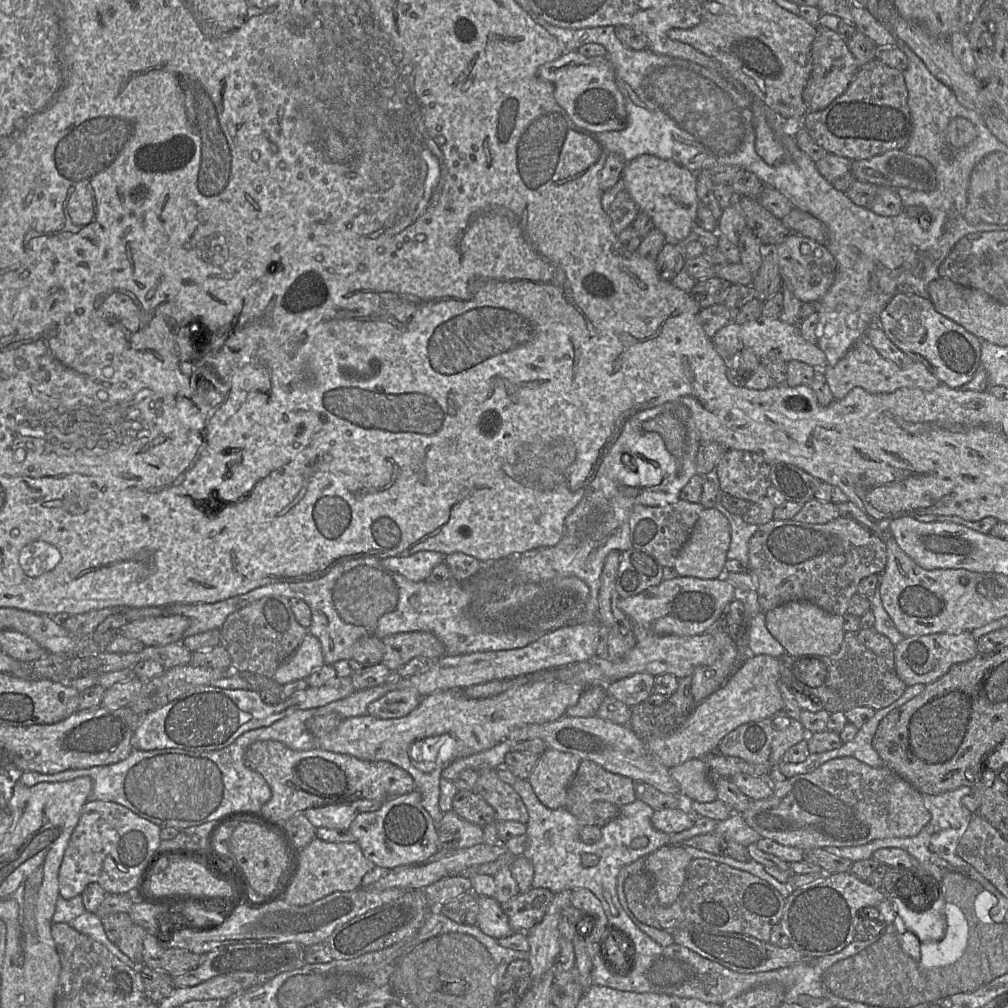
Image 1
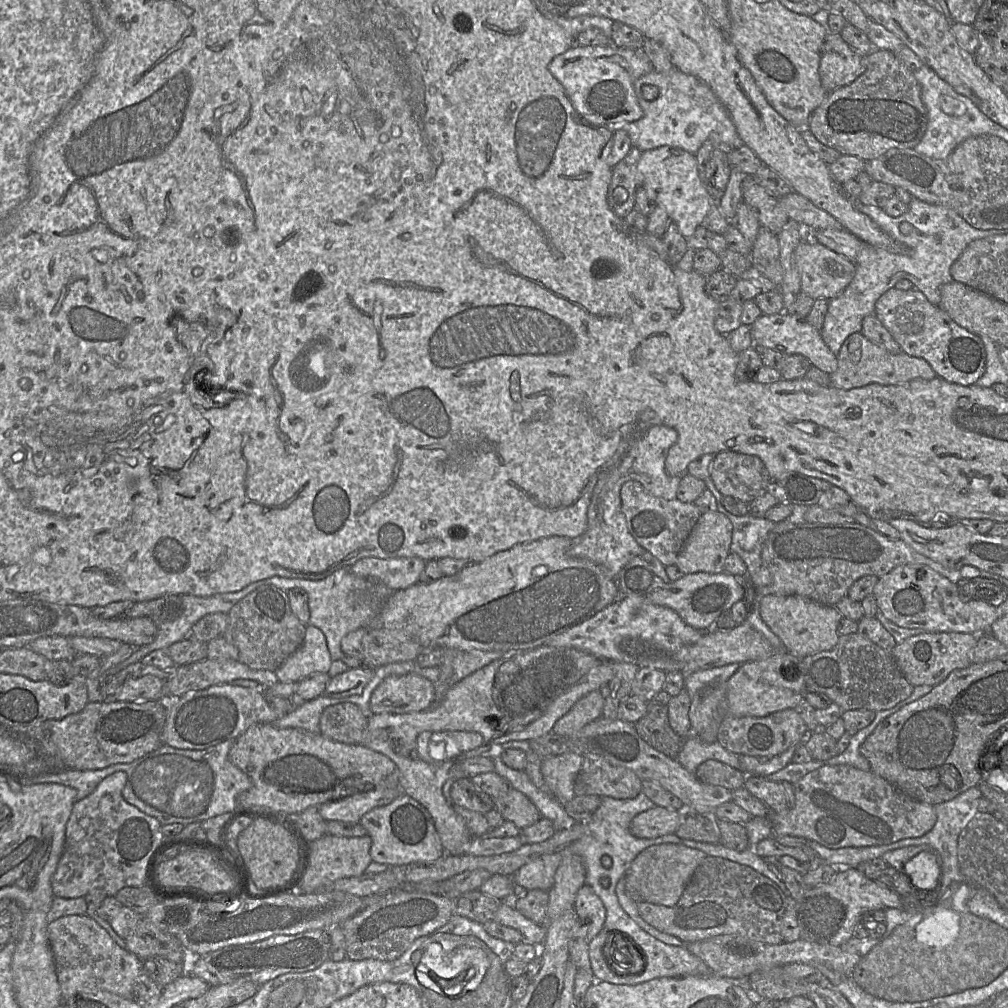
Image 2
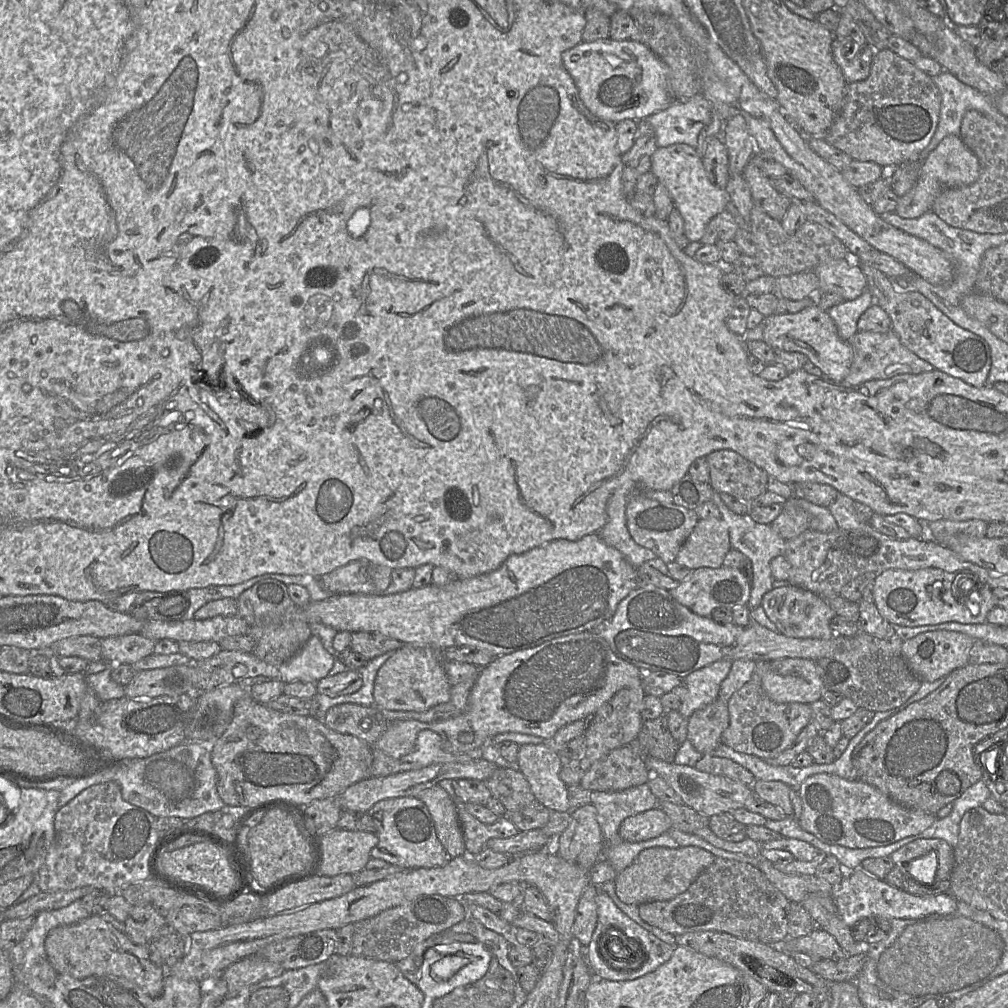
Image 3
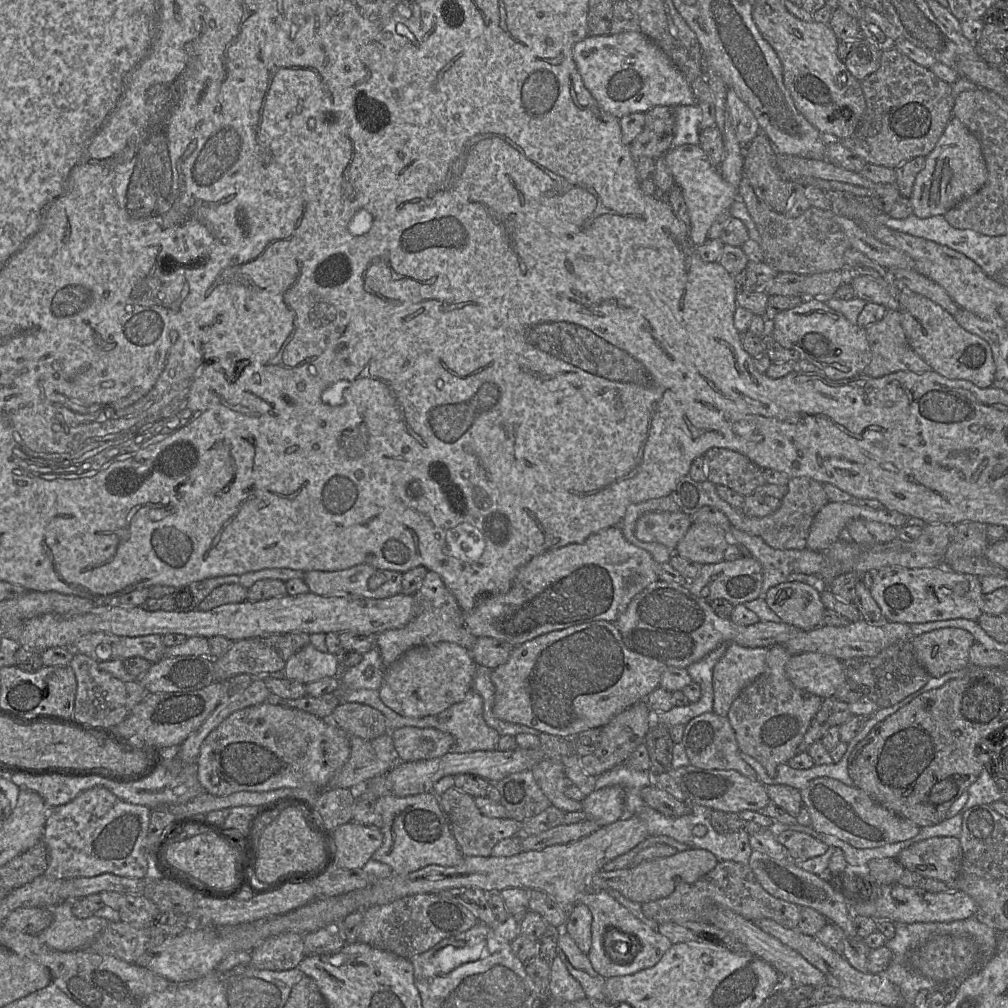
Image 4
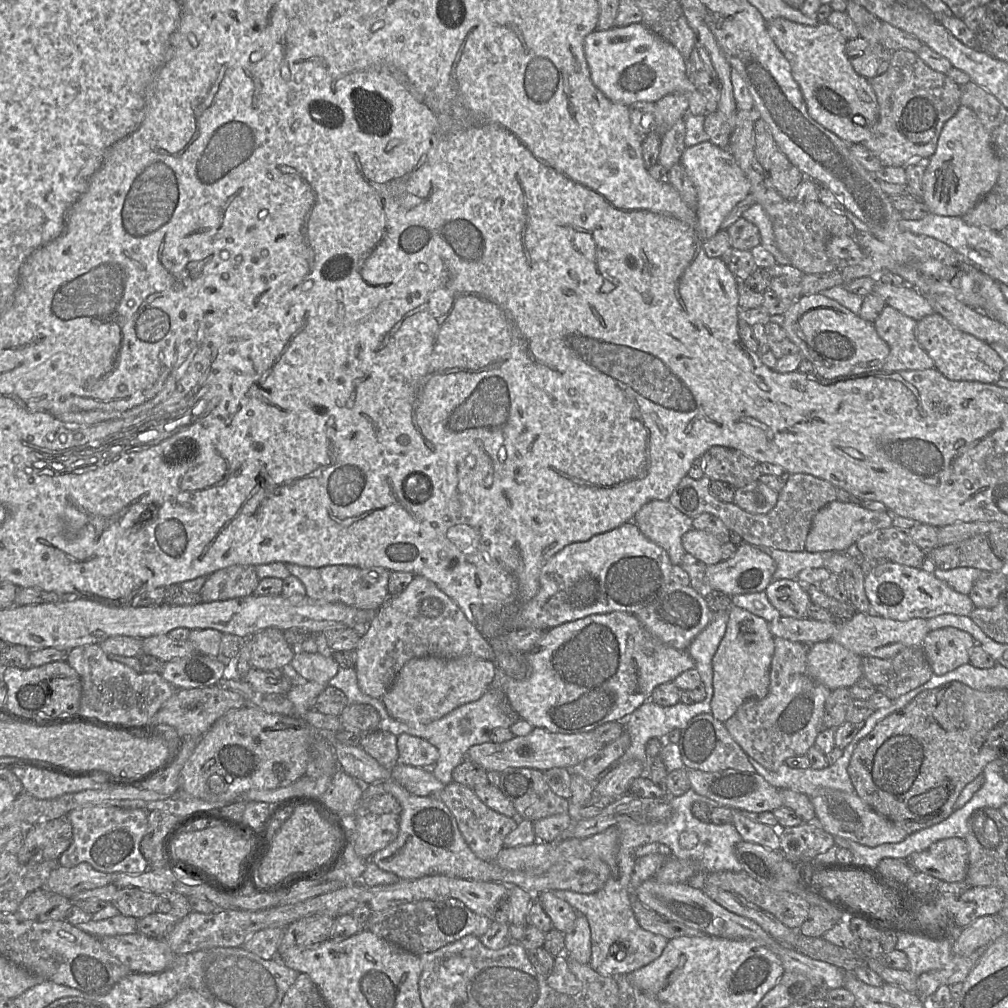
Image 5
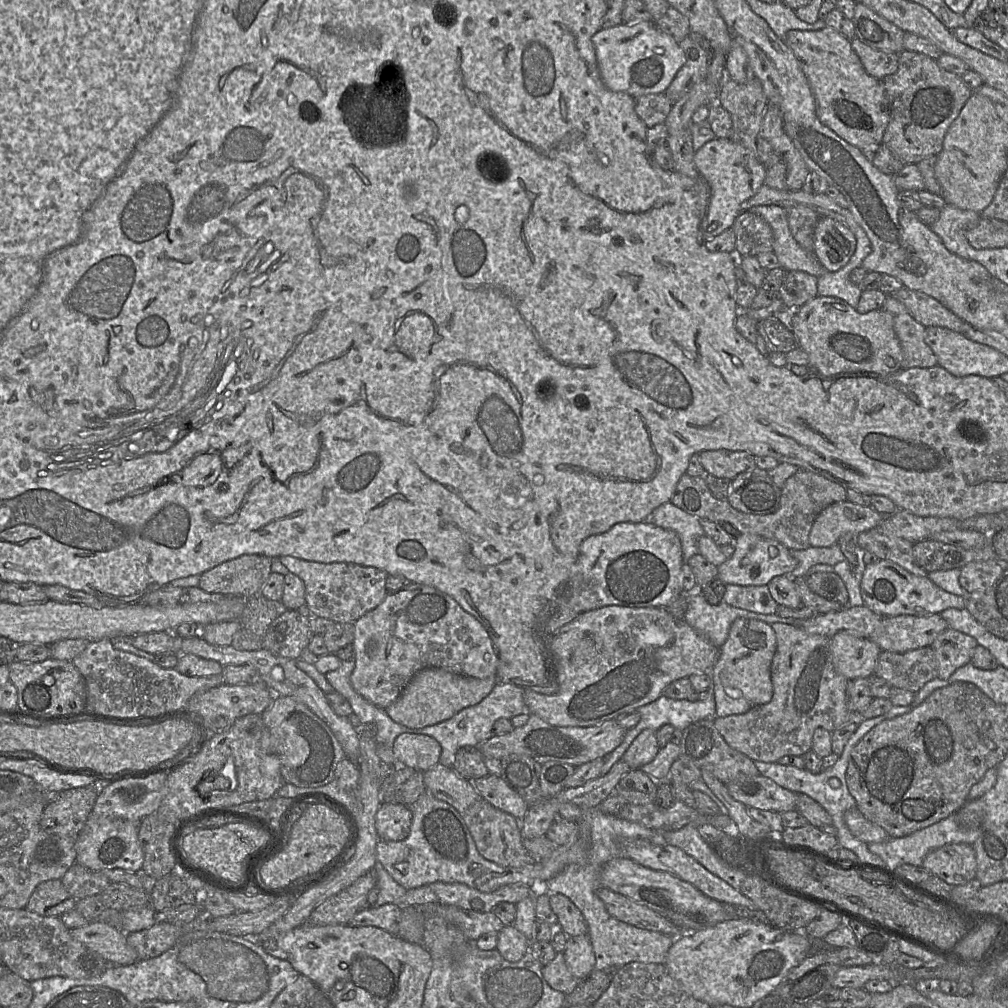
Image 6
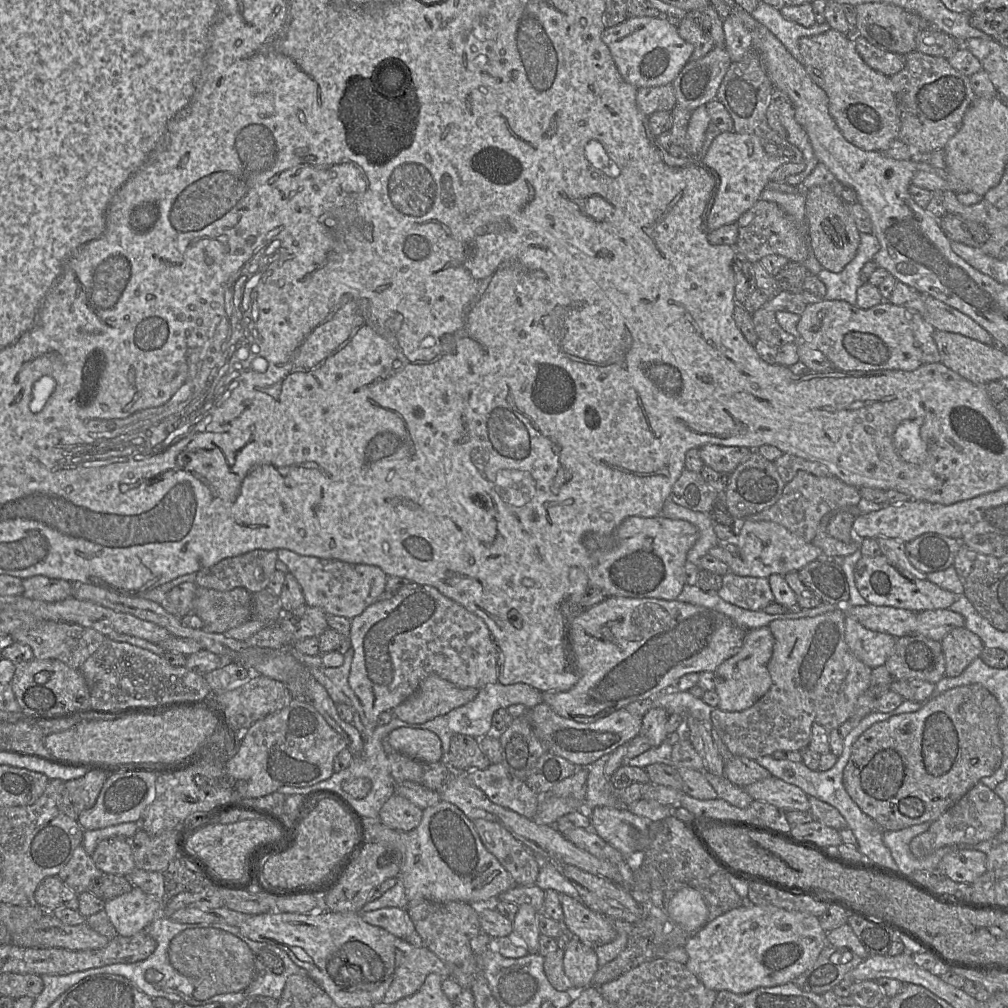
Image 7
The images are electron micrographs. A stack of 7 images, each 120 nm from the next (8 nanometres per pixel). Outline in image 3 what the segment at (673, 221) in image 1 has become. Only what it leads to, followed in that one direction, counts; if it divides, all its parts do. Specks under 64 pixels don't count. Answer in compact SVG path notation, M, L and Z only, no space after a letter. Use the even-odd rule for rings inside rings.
M685 143L658 147L651 157L650 171L669 191L674 207L684 220L684 232L688 240L699 242L708 222L726 210L730 203L725 189L718 188L710 182L702 157L696 148Z

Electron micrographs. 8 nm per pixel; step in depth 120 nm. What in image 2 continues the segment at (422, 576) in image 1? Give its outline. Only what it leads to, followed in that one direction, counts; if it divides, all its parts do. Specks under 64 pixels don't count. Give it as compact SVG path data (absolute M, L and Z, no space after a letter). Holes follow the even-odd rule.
M366 557L349 567L357 576L374 578L396 590L406 589L418 582L426 561L420 557L381 559Z

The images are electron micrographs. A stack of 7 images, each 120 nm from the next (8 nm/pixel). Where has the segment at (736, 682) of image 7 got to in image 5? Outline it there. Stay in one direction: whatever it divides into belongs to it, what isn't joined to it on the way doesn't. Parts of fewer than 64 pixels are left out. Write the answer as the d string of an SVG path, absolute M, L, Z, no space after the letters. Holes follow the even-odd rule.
M731 606L725 634L712 659L711 714L717 720L724 723L745 701L762 699L767 695L774 650L769 622L743 608Z

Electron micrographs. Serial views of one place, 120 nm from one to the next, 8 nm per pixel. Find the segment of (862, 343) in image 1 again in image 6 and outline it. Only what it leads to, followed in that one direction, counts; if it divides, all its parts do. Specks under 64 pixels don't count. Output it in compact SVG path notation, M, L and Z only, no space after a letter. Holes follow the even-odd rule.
M887 294L881 309L893 316L894 330L902 350L901 369L935 366L937 358L924 338L926 327L917 322L892 294Z

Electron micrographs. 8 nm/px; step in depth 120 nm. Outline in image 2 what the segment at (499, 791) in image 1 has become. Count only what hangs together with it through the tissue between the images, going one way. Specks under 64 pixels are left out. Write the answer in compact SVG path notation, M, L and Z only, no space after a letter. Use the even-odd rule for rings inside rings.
M509 788L507 792L493 800L504 821L512 822L519 830L536 823L540 818L536 806L520 791Z

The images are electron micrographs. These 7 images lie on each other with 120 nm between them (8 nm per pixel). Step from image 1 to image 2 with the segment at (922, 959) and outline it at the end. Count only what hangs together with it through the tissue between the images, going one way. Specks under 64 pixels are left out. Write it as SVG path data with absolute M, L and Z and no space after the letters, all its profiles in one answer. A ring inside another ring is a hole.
M940 903L932 913L924 913L923 919L915 927L916 941L926 947L943 950L955 942L960 931L960 914Z

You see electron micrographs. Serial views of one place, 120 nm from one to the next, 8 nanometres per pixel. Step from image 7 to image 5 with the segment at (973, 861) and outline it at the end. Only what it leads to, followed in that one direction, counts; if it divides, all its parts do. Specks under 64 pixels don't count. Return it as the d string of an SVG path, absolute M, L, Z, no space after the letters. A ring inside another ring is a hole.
M951 837L934 842L927 849L911 854L906 860L916 871L940 881L960 882L968 871L969 851L964 839Z

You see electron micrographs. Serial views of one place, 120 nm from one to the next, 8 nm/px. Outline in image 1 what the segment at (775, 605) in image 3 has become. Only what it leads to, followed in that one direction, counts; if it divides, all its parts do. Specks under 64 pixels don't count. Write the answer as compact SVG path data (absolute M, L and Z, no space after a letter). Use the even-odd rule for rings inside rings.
M806 600L790 601L765 612L765 623L770 634L790 656L830 656L842 645L845 631L843 617L831 614Z

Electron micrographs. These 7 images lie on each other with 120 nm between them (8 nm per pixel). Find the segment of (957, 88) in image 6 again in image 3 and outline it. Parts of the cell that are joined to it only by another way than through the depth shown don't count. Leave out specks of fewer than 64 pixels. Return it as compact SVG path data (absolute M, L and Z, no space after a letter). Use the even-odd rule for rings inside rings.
M888 48L876 50L870 75L865 80L847 83L840 109L824 134L824 139L852 159L875 162L885 169L892 169L919 158L929 145L938 126L941 104L940 90L931 76Z

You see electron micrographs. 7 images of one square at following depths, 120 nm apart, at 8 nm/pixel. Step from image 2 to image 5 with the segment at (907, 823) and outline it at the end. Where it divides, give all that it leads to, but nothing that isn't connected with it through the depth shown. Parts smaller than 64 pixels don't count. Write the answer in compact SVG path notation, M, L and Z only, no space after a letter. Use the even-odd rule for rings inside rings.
M820 789L810 799L822 829L833 836L840 836L869 847L901 842L908 836L905 830L871 809L855 791L846 793L836 789Z

